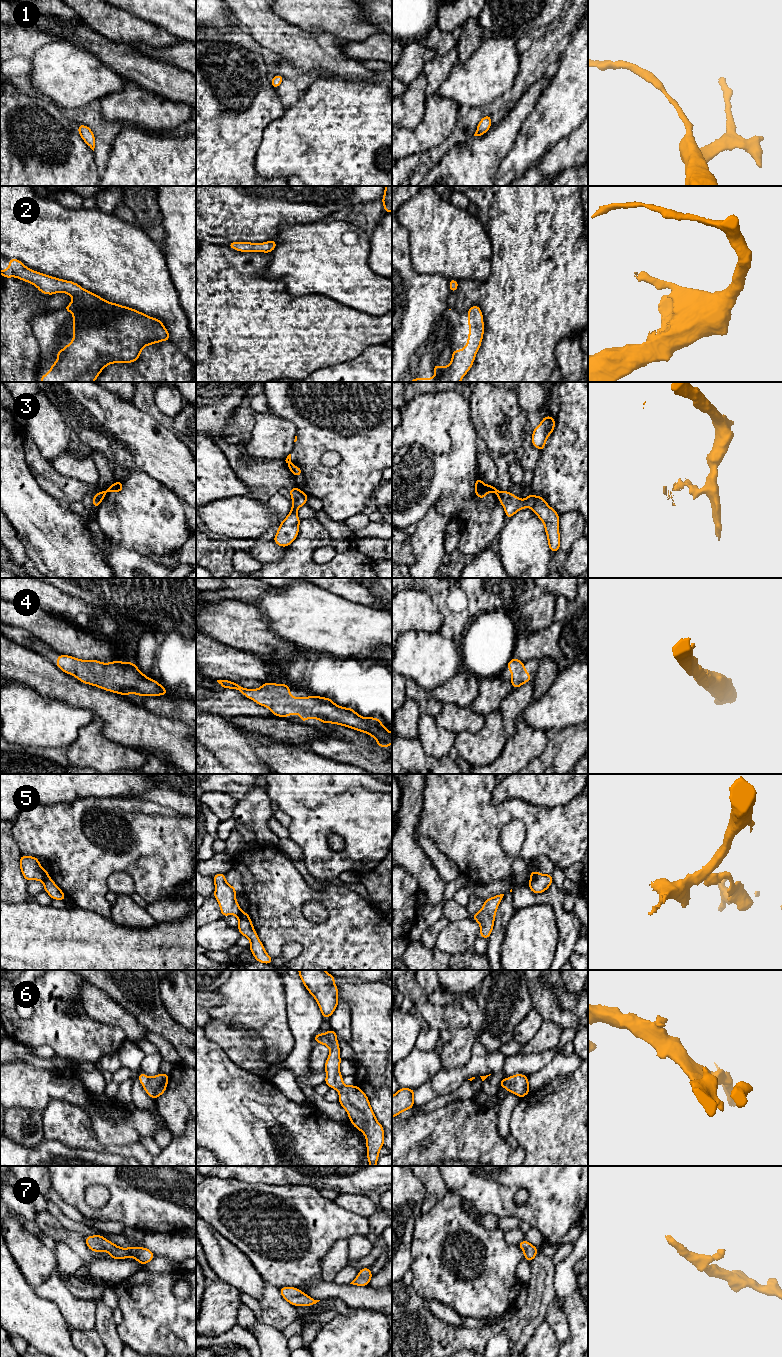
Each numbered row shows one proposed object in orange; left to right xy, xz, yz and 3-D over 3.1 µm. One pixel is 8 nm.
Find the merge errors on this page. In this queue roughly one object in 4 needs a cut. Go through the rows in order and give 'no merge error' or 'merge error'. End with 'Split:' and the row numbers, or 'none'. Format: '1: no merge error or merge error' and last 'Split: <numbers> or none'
1: no merge error
2: no merge error
3: merge error
4: no merge error
5: merge error
6: no merge error
7: no merge error
Split: 3, 5

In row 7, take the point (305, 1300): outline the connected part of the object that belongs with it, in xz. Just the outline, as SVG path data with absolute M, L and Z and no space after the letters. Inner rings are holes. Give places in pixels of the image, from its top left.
M282 1287L279 1291L282 1297L293 1306L312 1306L320 1301L309 1297L300 1289L294 1287Z

